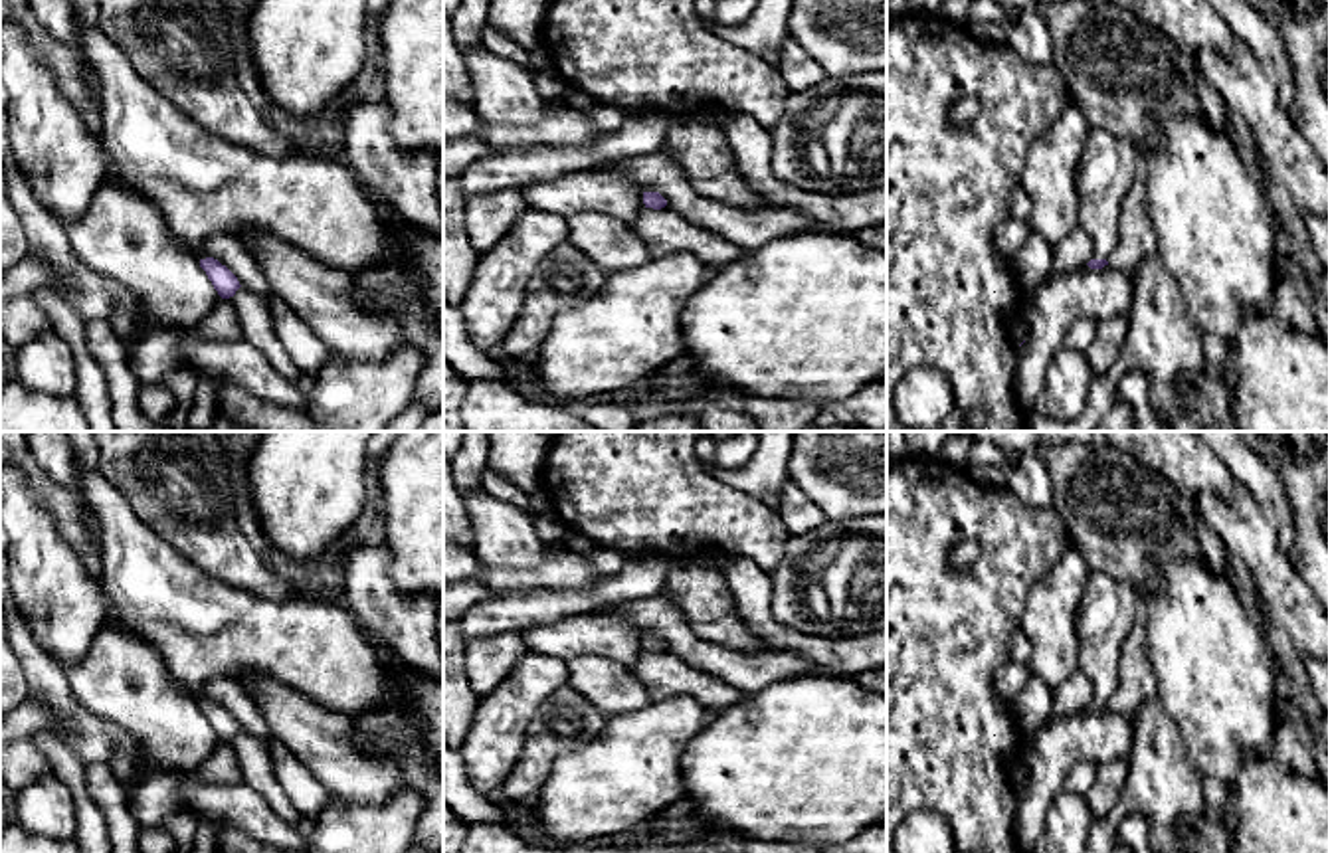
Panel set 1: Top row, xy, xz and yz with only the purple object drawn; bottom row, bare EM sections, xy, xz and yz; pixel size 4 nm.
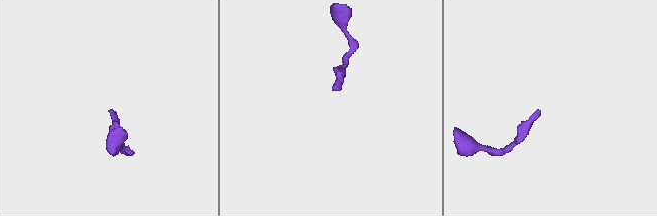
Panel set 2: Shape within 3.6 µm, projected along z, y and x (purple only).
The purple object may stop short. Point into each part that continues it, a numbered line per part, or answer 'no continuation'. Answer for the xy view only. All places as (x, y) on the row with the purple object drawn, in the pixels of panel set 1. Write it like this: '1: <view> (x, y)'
1: xy (202, 185)

